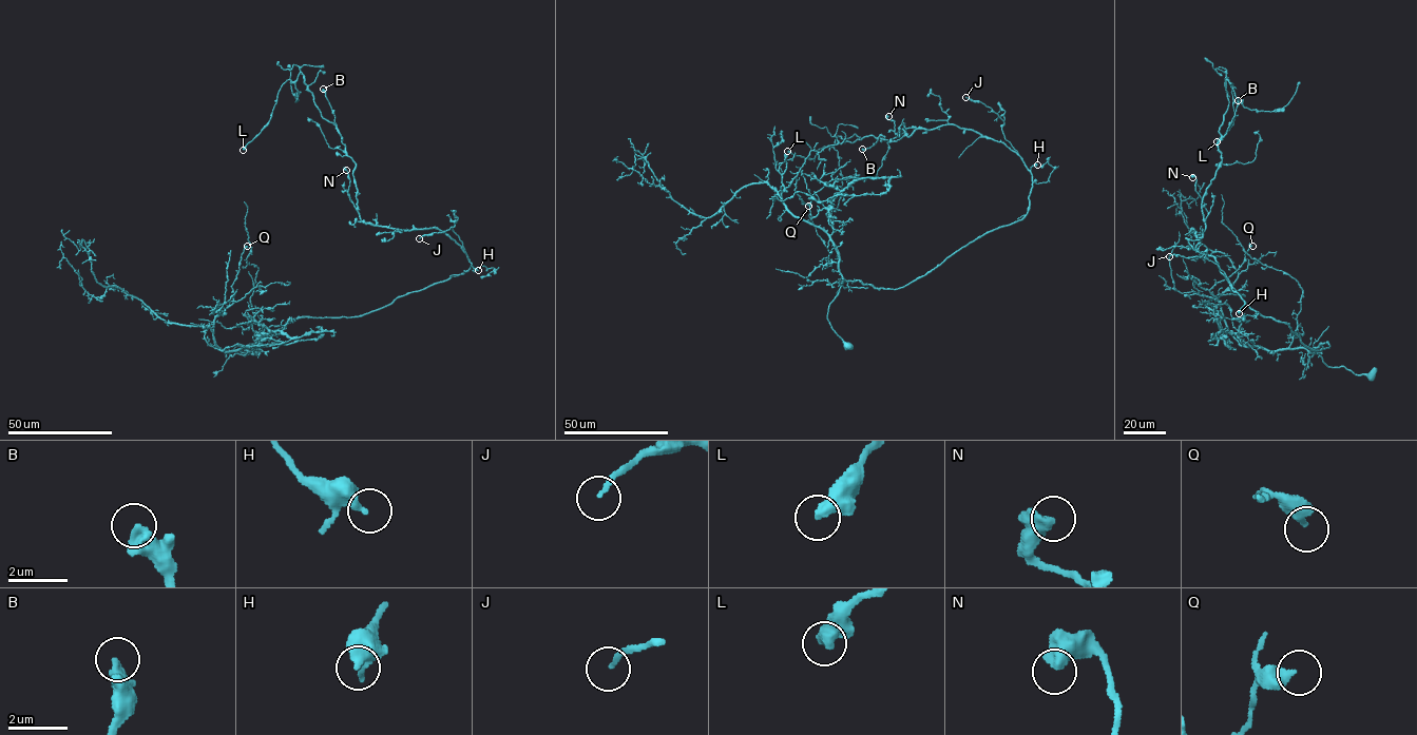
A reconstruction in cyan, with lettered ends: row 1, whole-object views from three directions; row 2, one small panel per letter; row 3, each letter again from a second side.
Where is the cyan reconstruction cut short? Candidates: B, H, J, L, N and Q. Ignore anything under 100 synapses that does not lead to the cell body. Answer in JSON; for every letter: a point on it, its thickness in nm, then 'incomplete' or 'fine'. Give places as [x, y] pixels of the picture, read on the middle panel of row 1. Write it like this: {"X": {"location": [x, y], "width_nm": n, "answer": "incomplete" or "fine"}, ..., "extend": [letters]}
{"B": {"location": [862, 149], "width_nm": 500, "answer": "fine"}, "H": {"location": [1037, 165], "width_nm": 420, "answer": "fine"}, "J": {"location": [965, 97], "width_nm": 150, "answer": "fine"}, "L": {"location": [787, 151], "width_nm": 440, "answer": "fine"}, "N": {"location": [888, 116], "width_nm": 550, "answer": "fine"}, "Q": {"location": [808, 206], "width_nm": 400, "answer": "fine"}, "extend": []}

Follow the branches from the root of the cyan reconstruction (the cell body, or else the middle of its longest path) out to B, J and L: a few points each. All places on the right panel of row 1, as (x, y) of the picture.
B: (1372, 374), (1328, 367), (1309, 352), (1327, 343), (1315, 350), (1288, 324), (1251, 309), (1195, 248), (1238, 100)
J: (1372, 374), (1328, 367), (1309, 352), (1327, 343), (1315, 350), (1288, 324), (1251, 309), (1205, 254), (1169, 256)
L: (1372, 374), (1328, 367), (1309, 352), (1327, 343), (1251, 309), (1195, 249), (1226, 77), (1233, 121), (1217, 141)

